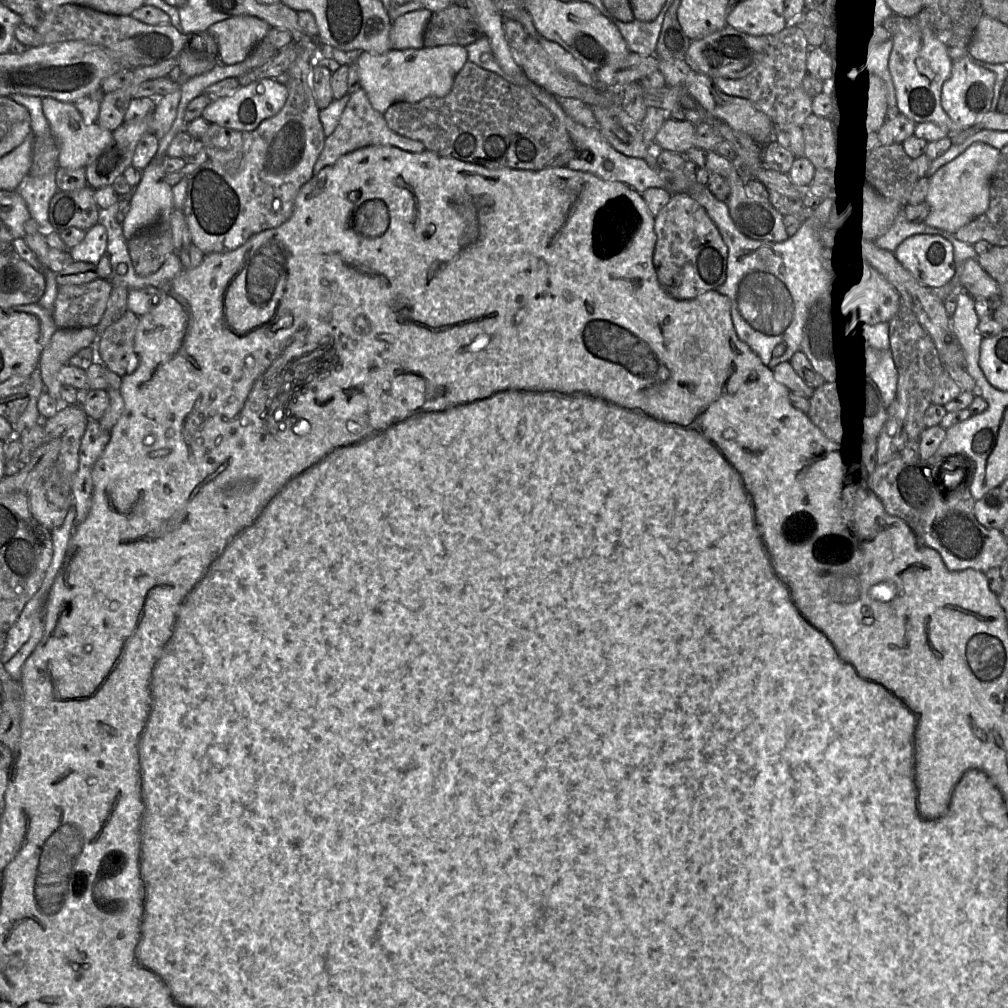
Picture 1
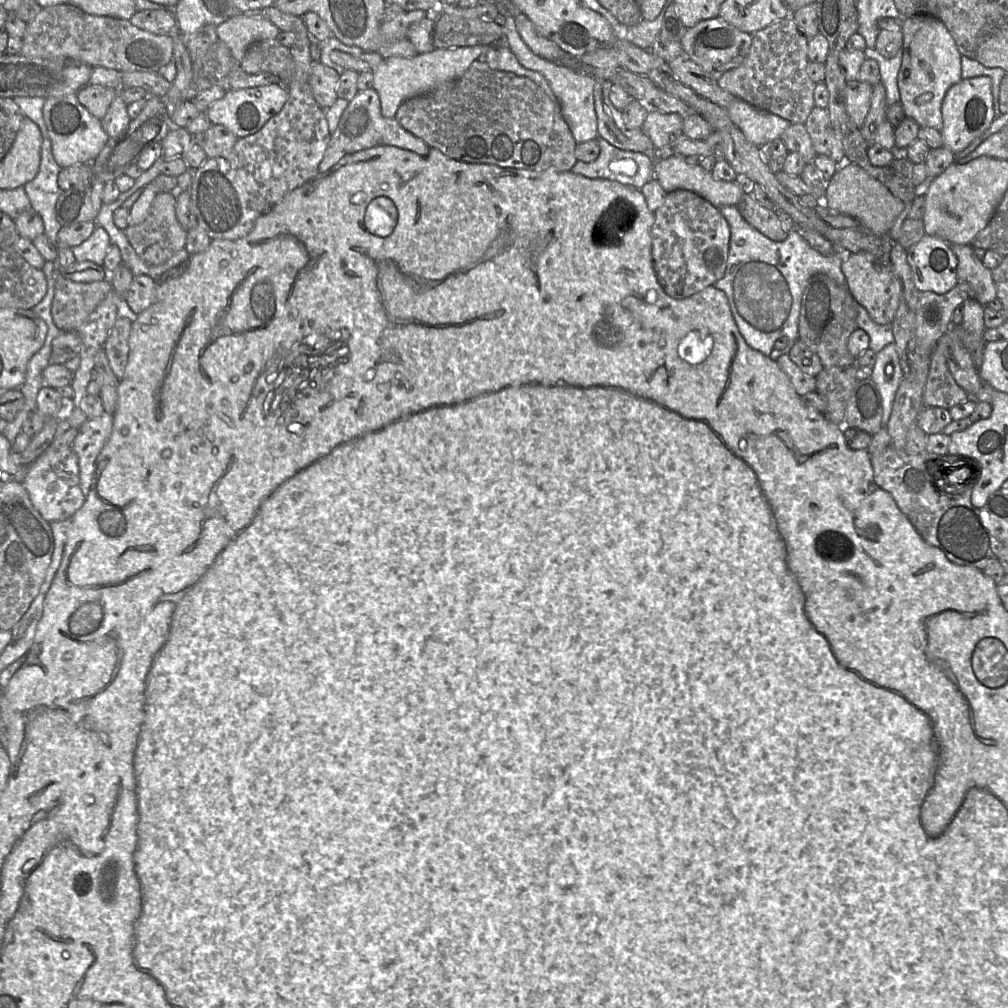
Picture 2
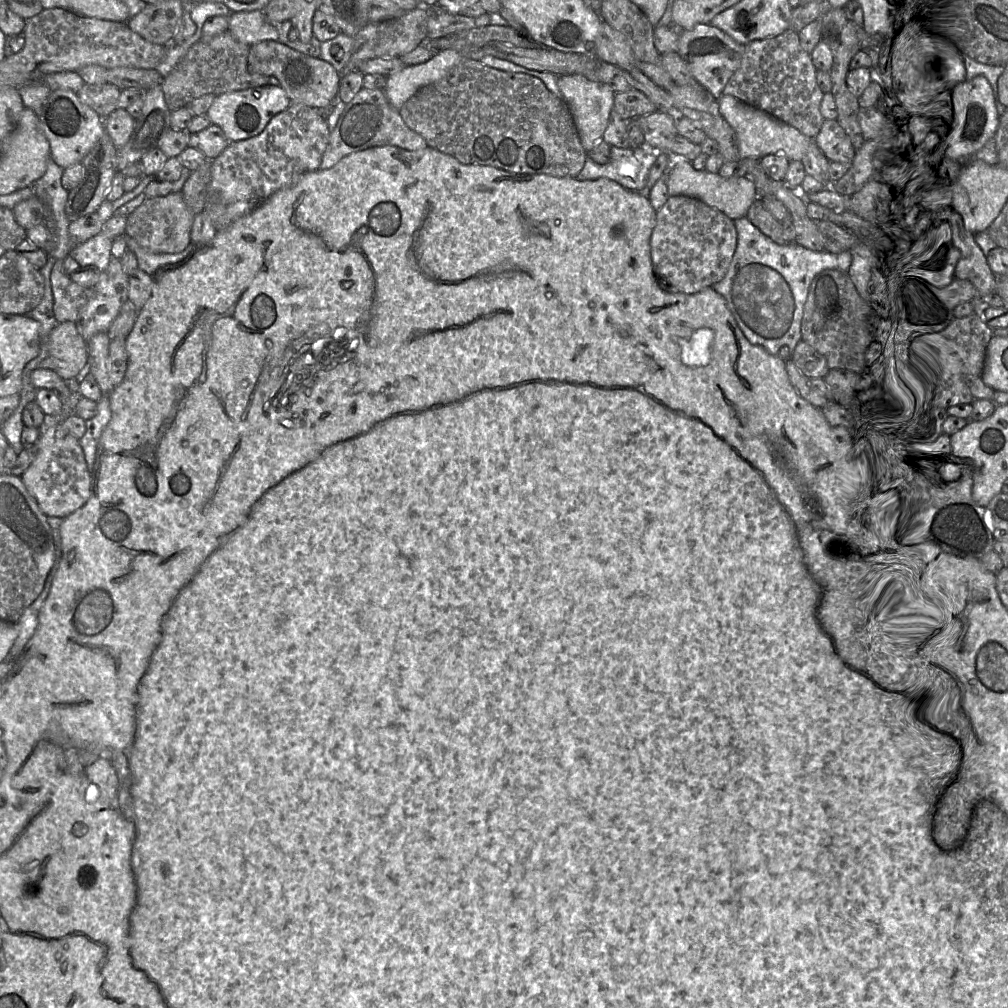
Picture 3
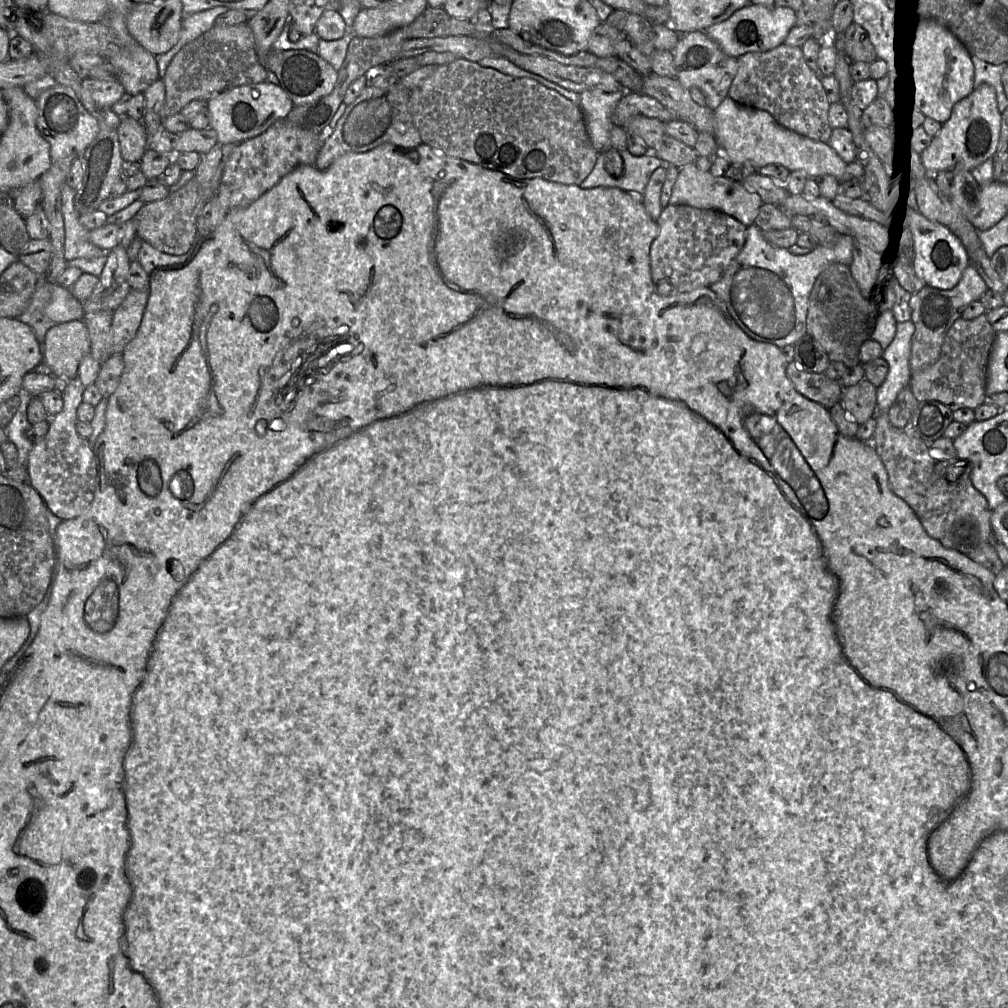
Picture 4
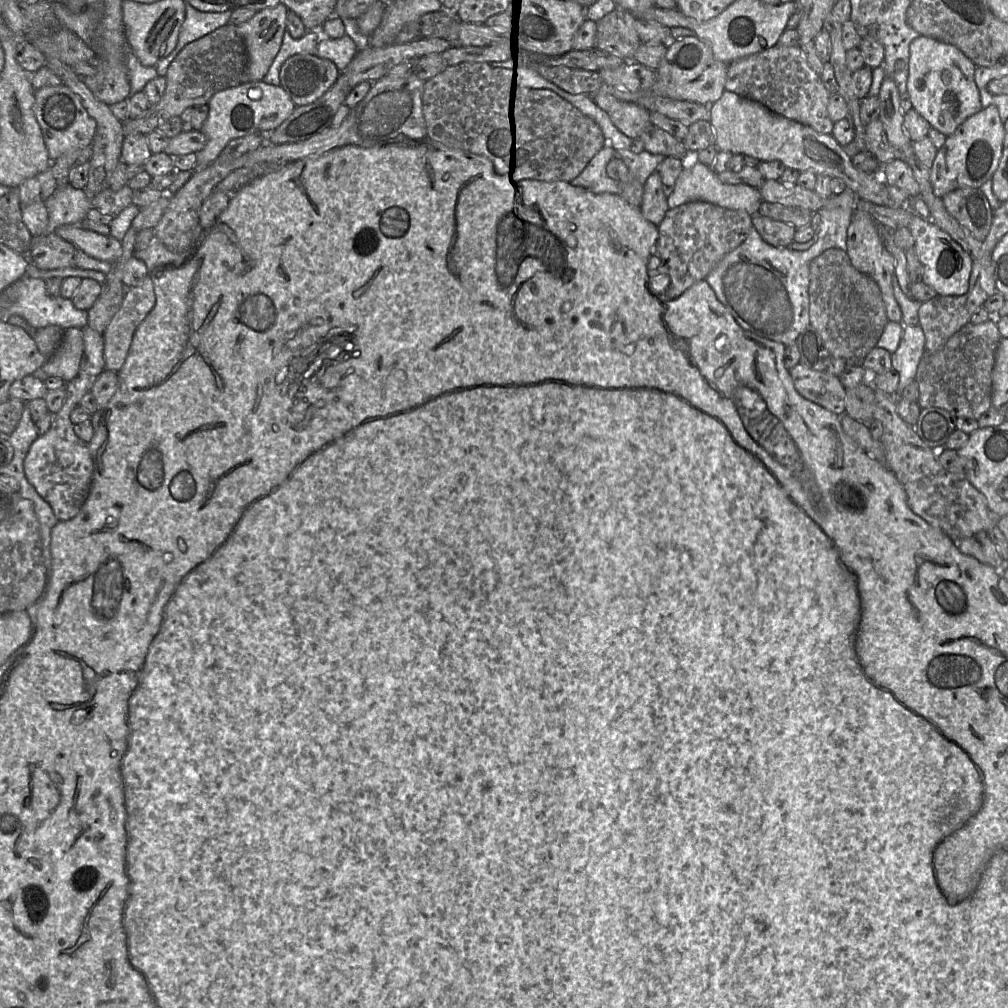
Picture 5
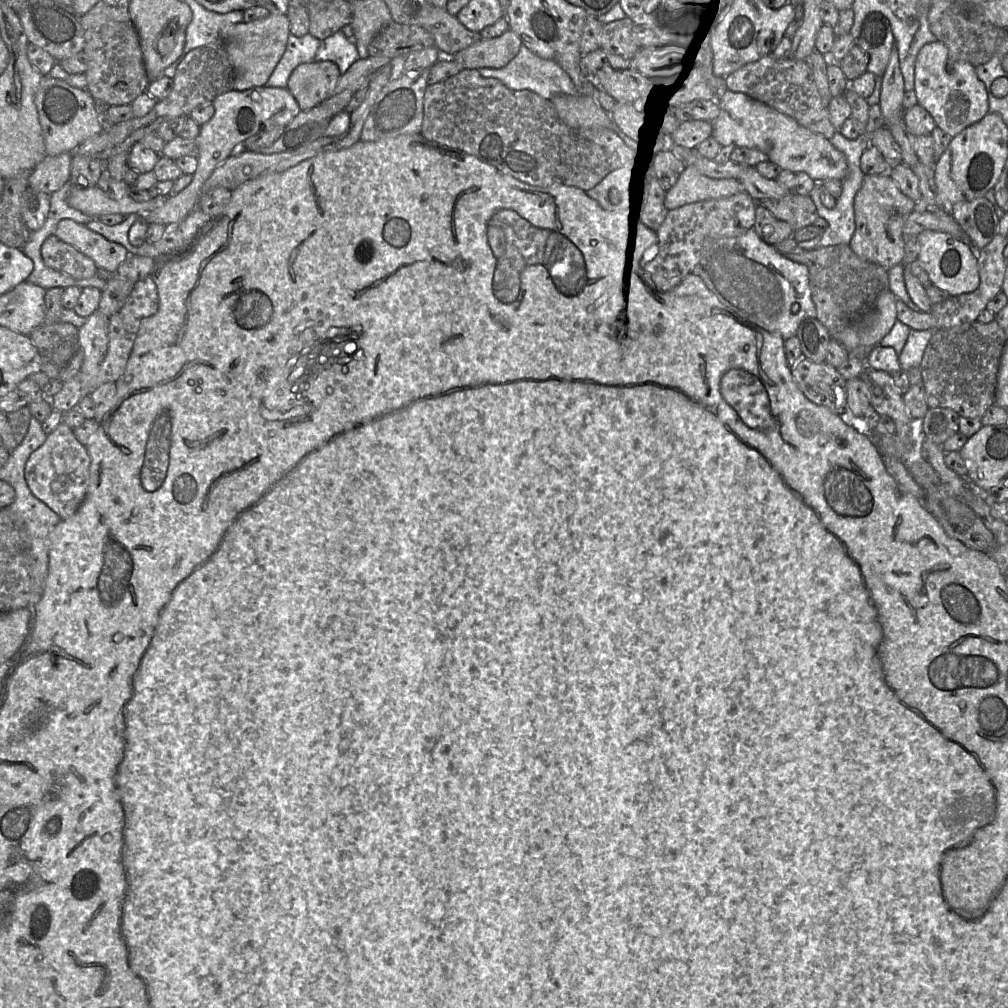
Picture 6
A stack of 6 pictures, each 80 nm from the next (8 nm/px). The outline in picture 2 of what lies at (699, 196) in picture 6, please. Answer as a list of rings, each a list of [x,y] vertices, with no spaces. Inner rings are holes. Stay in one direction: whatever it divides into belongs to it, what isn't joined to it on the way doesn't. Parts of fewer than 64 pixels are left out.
[[[679,154],[654,161],[653,172],[654,178],[666,193],[675,190],[691,191],[717,208],[736,206],[748,192],[743,180],[717,180],[701,166],[688,165]]]

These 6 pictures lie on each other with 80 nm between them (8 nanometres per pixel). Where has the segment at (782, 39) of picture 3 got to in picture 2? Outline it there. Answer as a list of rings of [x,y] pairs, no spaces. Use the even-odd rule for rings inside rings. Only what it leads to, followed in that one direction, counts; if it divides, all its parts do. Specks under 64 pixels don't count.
[[[788,17],[753,34],[749,53],[736,69],[726,72],[717,85],[753,107],[777,115],[792,124],[804,125],[815,107],[816,84],[807,74],[808,40]]]

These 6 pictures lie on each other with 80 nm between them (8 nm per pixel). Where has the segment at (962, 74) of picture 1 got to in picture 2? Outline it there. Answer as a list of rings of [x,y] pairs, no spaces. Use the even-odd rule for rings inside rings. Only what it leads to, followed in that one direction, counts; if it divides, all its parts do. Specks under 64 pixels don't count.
[[[980,75],[962,79],[947,91],[942,103],[942,127],[939,130],[942,146],[953,153],[964,151],[990,128],[995,118],[991,78]]]

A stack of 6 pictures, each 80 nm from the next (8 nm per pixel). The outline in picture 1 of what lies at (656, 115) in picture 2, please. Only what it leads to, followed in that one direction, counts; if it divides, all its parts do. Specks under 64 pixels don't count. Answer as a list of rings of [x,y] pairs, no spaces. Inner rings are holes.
[[[668,118],[655,136],[656,149],[684,155],[694,147],[695,126],[687,120]]]

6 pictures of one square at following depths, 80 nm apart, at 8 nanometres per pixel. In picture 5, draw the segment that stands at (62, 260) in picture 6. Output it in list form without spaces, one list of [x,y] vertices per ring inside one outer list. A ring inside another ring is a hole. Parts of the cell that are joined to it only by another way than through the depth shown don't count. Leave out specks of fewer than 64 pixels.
[[[56,233],[43,236],[30,250],[32,263],[40,270],[64,269],[75,266],[78,249]]]

